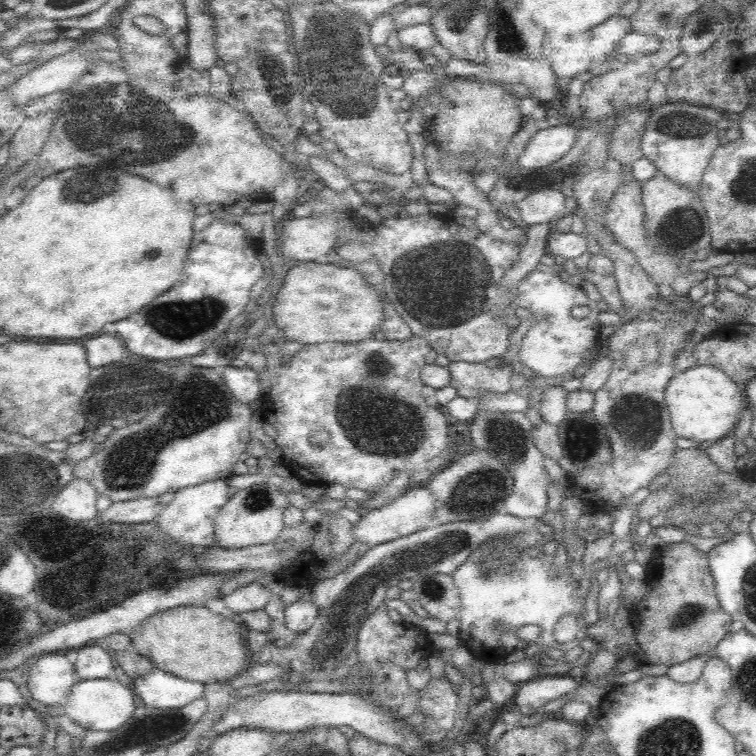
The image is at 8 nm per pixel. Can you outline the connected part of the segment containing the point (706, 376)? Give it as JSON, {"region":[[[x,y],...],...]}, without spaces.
{"region":[[[703,365],[676,372],[676,376],[668,382],[665,401],[674,433],[680,438],[689,438],[703,444],[709,440],[717,442],[723,437],[735,434],[735,427],[746,404],[742,387],[738,383],[722,370]]]}

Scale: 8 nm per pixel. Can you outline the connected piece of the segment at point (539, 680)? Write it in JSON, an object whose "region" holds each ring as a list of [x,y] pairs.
{"region":[[[568,674],[542,675],[518,684],[515,701],[519,711],[523,716],[543,712],[544,705],[550,700],[574,693],[580,683],[576,680],[578,679],[572,678]]]}

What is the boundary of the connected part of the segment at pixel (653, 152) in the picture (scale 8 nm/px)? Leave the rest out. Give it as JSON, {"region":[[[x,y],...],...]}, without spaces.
{"region":[[[688,102],[665,103],[651,107],[648,119],[650,126],[646,126],[642,135],[642,156],[655,164],[659,174],[698,194],[706,166],[714,150],[722,143],[718,138],[718,122],[721,119],[722,113],[718,113],[712,107],[693,105]]]}

